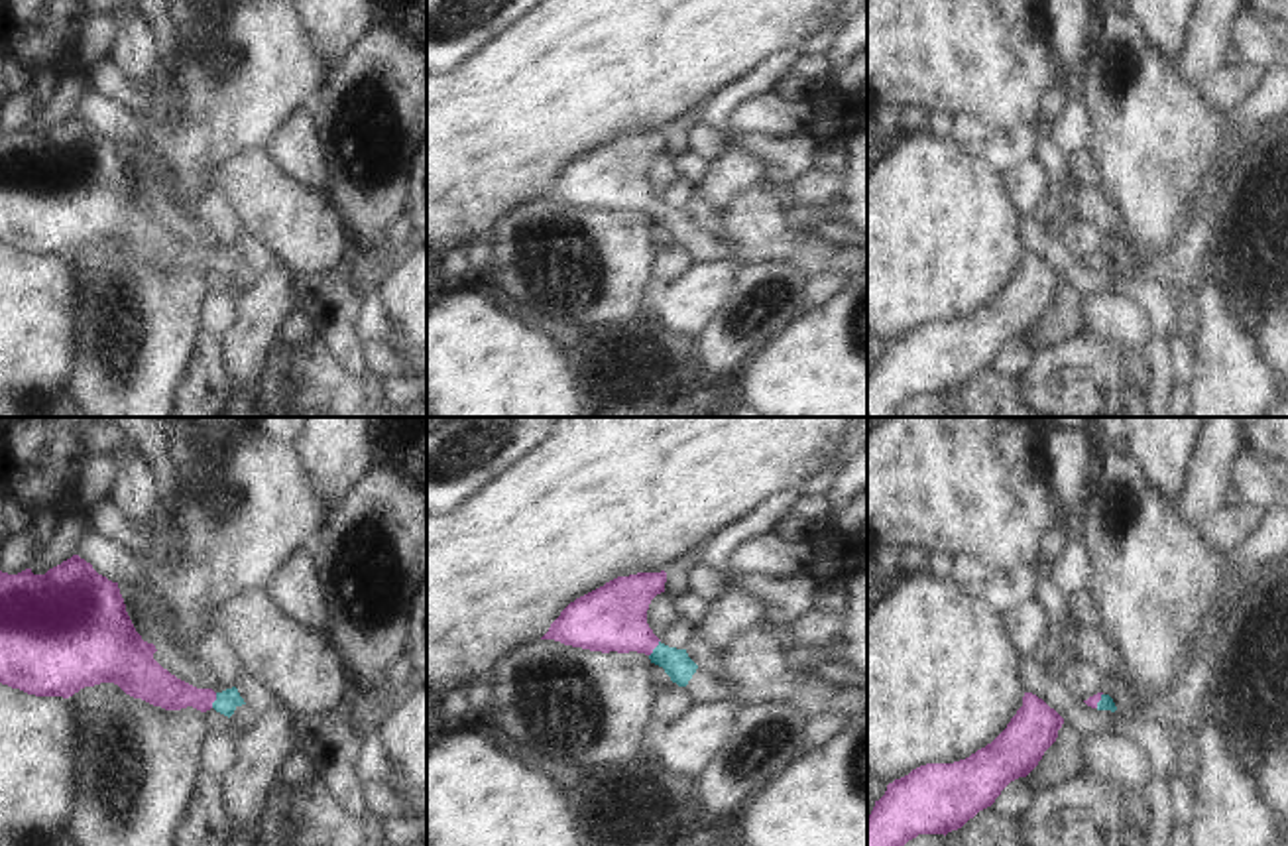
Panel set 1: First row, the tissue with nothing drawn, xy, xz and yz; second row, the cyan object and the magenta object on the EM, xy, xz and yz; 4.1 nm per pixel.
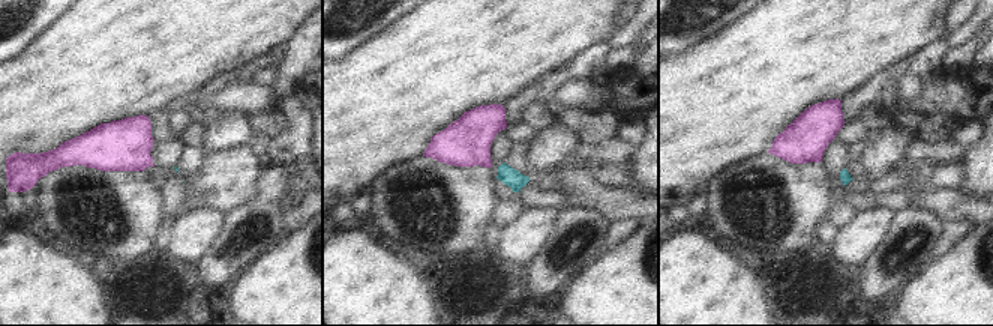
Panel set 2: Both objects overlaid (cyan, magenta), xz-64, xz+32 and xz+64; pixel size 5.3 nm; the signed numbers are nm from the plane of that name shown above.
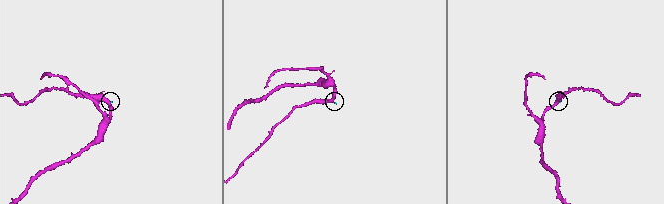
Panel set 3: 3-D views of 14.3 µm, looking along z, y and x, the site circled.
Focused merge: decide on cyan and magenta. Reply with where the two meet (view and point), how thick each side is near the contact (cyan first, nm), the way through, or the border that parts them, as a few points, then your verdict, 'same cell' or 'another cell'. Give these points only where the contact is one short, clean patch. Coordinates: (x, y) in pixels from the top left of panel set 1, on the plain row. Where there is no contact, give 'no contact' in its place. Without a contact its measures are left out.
contact xy (215, 260); calibres 90 and 160 nm; way xy (227, 260), (215, 260), (174, 254), (156, 244); same cell

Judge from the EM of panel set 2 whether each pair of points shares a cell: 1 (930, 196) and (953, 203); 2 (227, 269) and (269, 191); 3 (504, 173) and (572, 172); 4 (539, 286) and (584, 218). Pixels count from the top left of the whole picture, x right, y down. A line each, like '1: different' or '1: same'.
1: same
2: same
3: different
4: same

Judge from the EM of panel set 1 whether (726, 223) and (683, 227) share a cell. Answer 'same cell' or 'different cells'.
different cells

